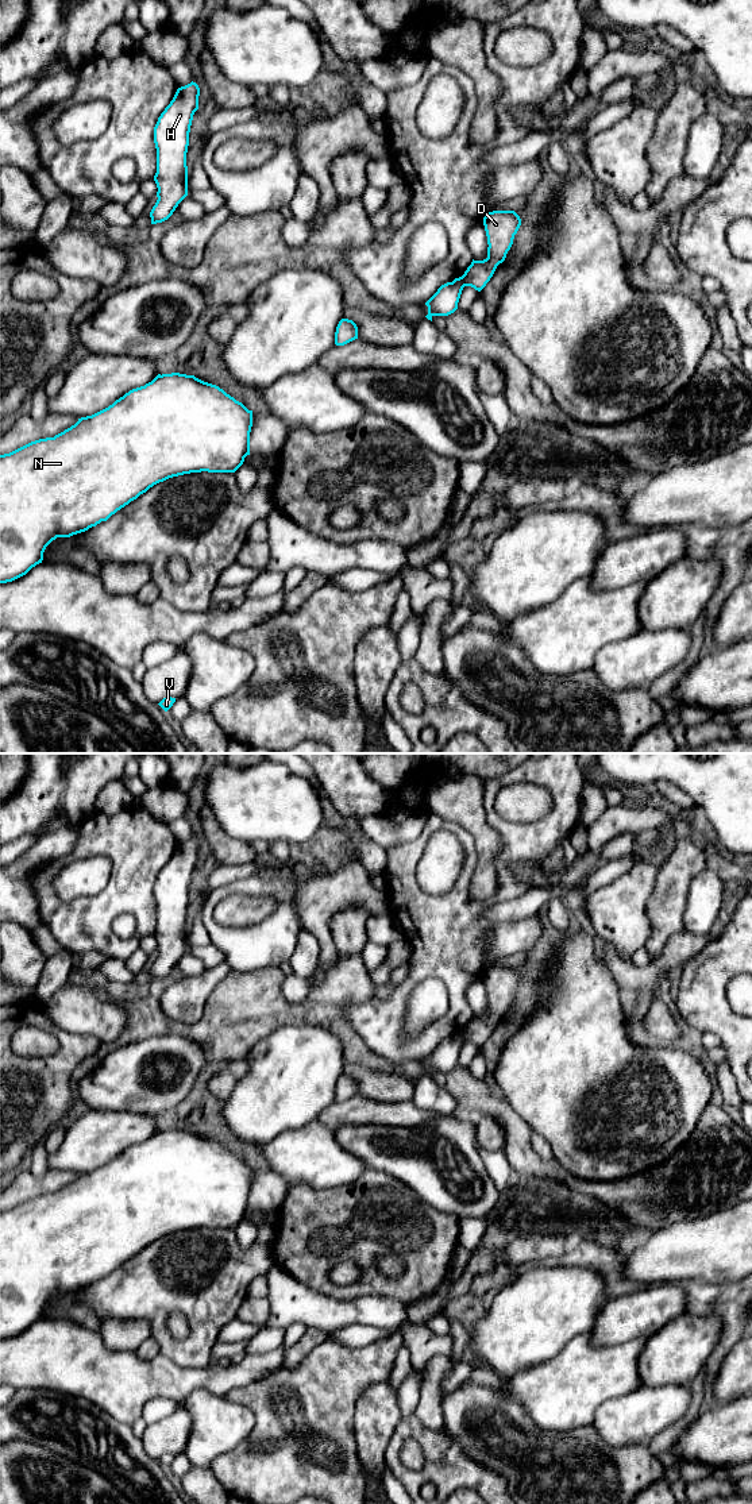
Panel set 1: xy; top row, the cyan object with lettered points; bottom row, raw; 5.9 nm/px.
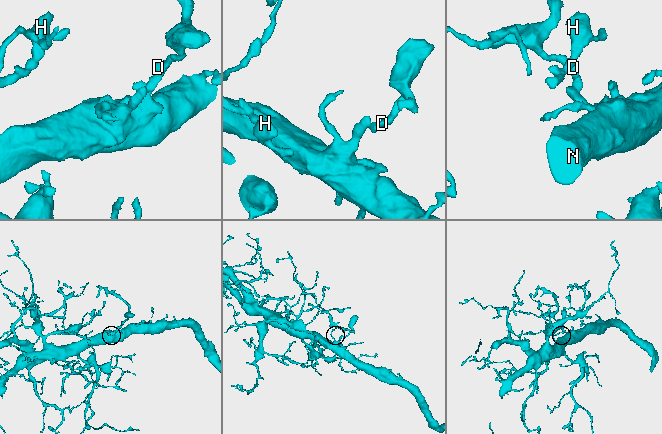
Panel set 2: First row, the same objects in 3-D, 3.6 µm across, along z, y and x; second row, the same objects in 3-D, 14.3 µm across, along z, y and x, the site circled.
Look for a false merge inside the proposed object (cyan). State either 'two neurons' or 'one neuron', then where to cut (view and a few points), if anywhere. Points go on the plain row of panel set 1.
two neurons | xy (459, 1033), (465, 1041)

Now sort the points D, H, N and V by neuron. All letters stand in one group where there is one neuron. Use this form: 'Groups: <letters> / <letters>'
Groups: D / H N V

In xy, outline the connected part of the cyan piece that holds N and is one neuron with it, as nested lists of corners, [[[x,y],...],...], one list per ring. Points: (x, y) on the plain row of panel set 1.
[[[158,1130],[151,1138],[130,1146],[108,1164],[78,1175],[74,1181],[54,1193],[39,1195],[9,1210],[0,1211],[0,1339],[12,1338],[42,1319],[46,1303],[57,1293],[70,1293],[96,1283],[101,1277],[107,1277],[117,1266],[159,1238],[190,1229],[235,1229],[243,1220],[244,1214],[250,1211],[251,1183],[252,1166],[248,1166],[219,1142],[204,1138],[194,1131]]]

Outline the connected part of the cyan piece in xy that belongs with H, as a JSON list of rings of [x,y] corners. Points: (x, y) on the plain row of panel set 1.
[[[193,837],[178,844],[154,883],[158,956],[150,968],[151,980],[167,976],[188,952],[186,909],[198,852],[200,844]]]

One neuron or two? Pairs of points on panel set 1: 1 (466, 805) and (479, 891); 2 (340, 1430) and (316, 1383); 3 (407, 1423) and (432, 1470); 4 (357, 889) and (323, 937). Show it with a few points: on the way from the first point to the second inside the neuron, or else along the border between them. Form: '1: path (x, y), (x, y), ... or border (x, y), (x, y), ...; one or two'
1: path (478, 826), (485, 836), (485, 870); one
2: path (328, 1418), (316, 1406), (316, 1395); one
3: path (419, 1434), (432, 1447), (432, 1458); one
4: path (343, 895), (323, 916), (323, 924); one

